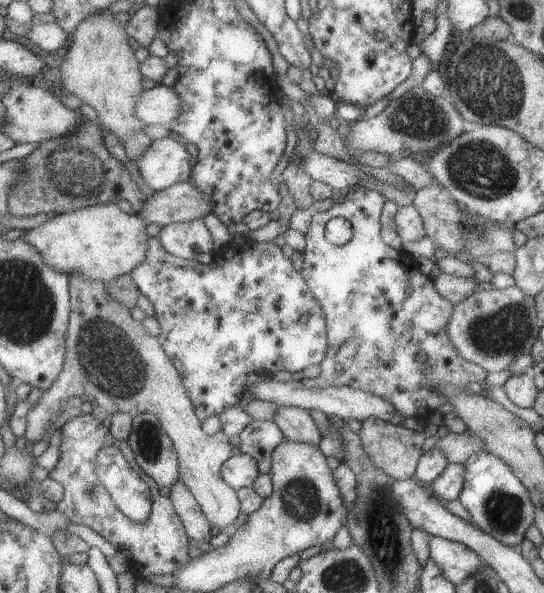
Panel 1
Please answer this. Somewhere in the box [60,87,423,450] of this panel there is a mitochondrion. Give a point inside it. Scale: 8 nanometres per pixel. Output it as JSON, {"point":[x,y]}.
{"point":[111,363]}

